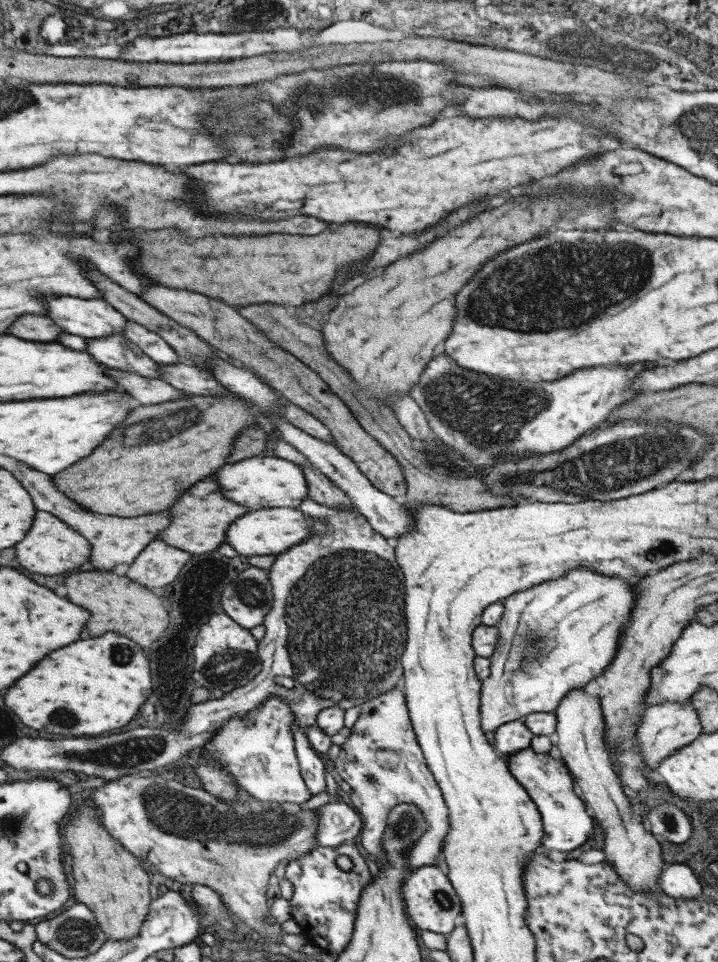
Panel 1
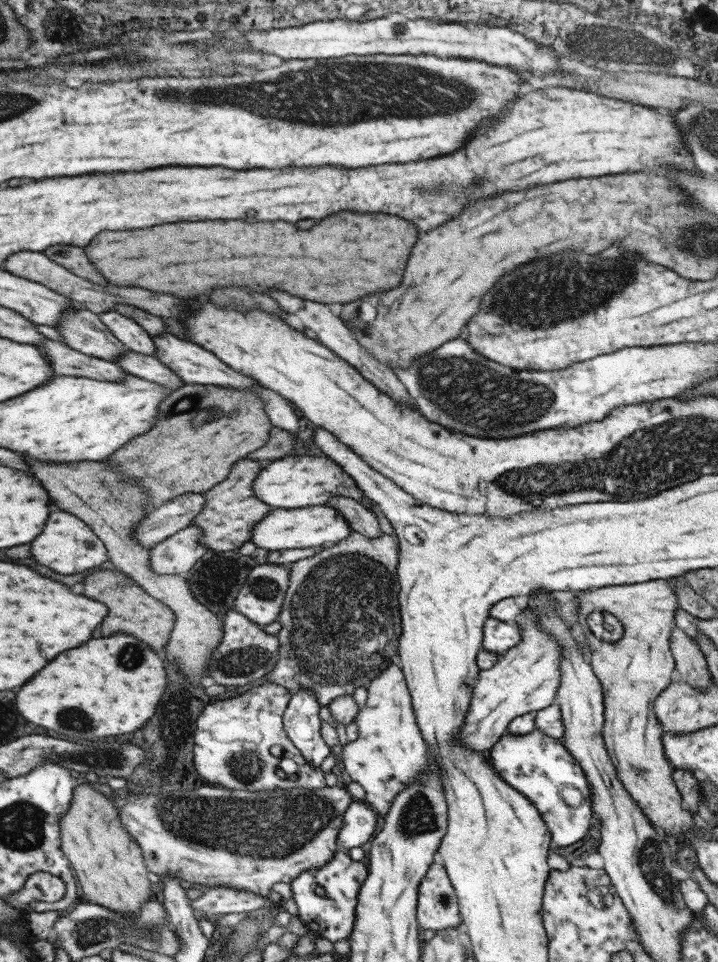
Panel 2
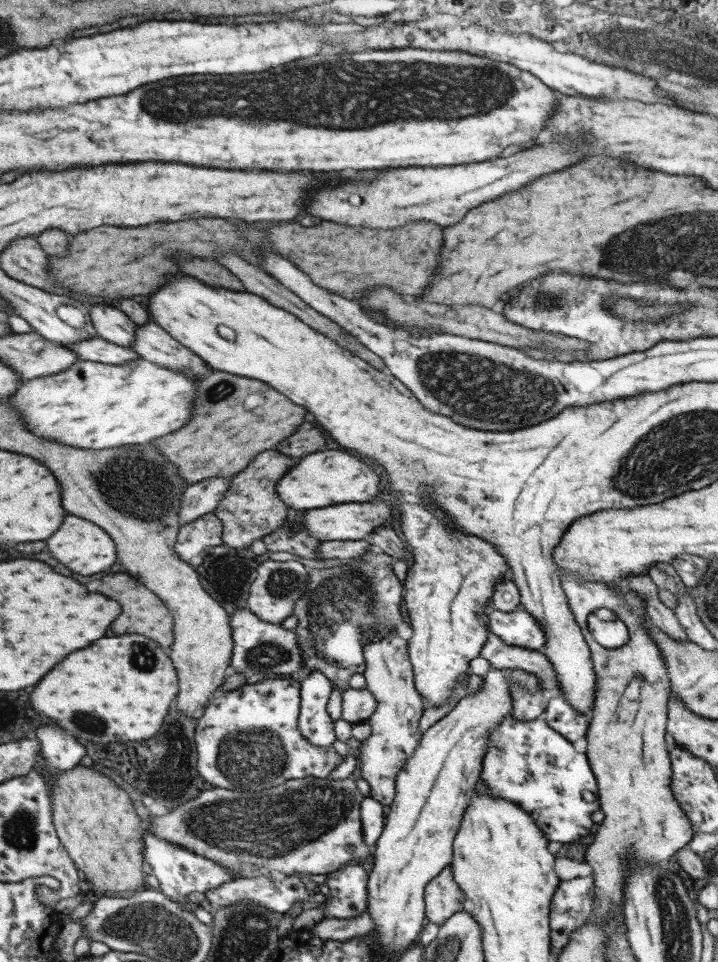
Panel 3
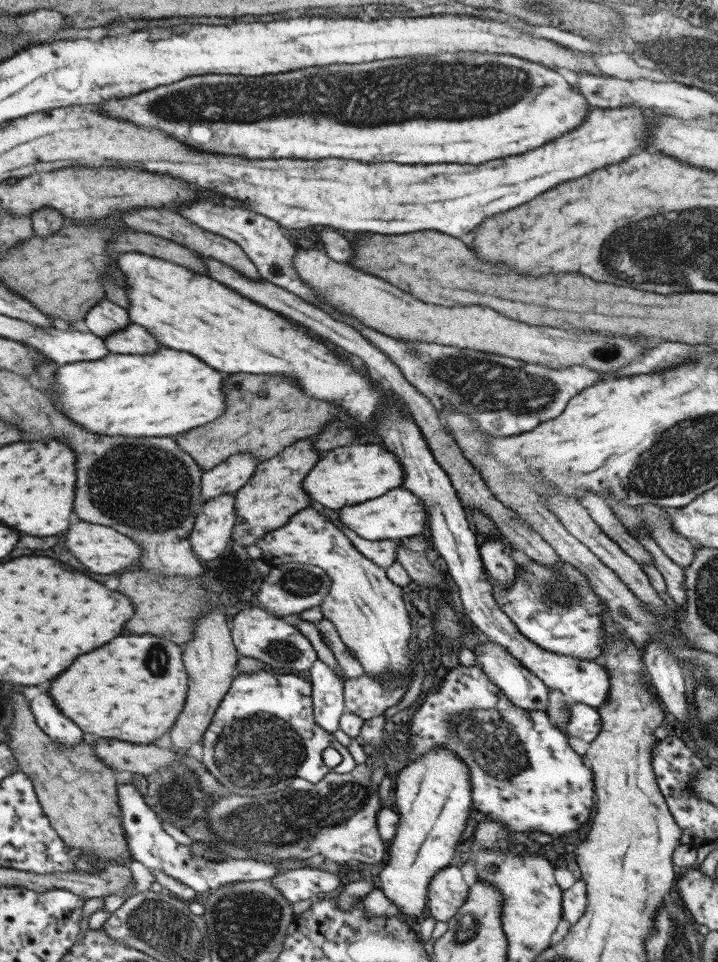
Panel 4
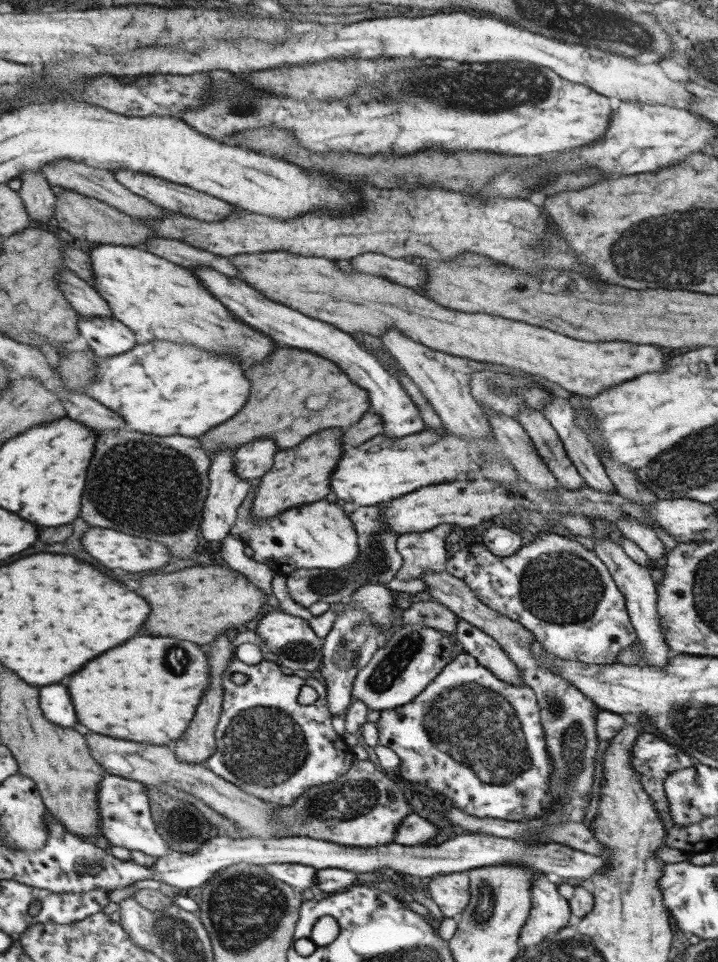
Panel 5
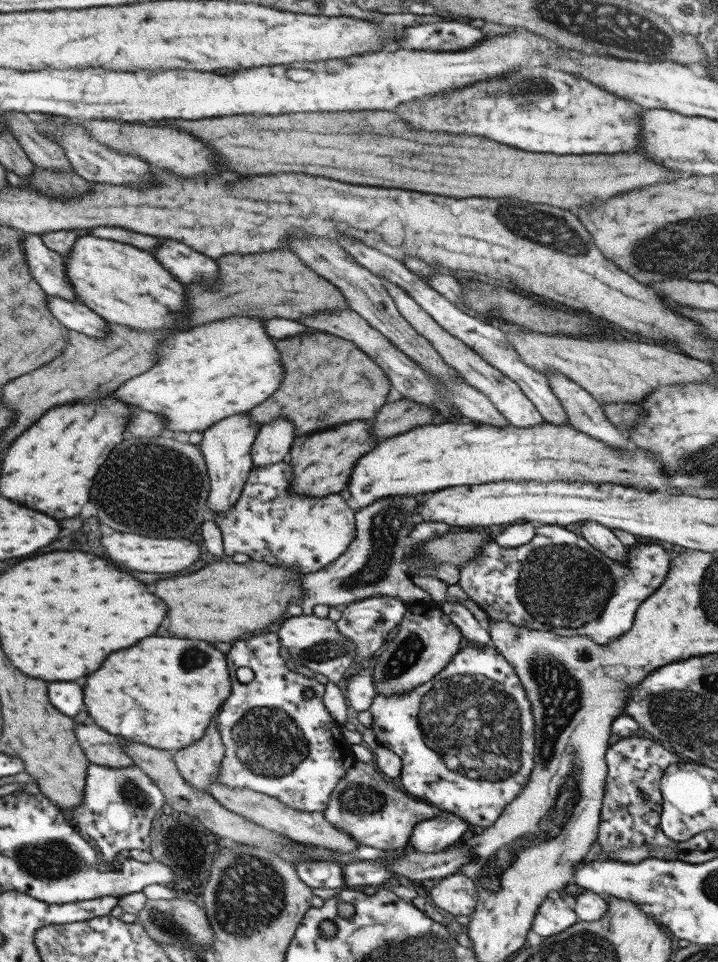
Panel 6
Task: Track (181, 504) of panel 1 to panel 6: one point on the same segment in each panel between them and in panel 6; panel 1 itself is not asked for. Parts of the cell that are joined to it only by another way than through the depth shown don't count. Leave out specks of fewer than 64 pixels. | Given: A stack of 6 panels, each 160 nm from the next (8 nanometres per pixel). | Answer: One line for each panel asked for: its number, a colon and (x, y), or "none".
2: (230, 510)
3: (250, 509)
4: (273, 494)
5: (300, 474)
6: (322, 461)

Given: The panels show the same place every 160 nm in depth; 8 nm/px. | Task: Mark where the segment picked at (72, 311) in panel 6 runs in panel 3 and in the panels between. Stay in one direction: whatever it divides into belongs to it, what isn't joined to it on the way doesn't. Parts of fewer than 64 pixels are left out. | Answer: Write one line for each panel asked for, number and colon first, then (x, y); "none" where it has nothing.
3: (151, 342)
4: (132, 339)
5: (105, 336)

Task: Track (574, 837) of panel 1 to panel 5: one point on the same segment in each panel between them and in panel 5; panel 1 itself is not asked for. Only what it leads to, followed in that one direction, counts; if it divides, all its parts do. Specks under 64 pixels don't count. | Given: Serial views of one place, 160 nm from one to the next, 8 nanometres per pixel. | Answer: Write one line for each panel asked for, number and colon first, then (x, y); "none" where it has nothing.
2: (539, 767)
3: (527, 763)
4: (523, 774)
5: (469, 735)

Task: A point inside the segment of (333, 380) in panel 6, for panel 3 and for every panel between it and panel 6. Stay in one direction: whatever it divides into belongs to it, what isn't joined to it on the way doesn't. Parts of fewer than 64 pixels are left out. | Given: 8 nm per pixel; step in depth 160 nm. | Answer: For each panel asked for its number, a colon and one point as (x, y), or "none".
3: (207, 446)
4: (263, 426)
5: (294, 393)

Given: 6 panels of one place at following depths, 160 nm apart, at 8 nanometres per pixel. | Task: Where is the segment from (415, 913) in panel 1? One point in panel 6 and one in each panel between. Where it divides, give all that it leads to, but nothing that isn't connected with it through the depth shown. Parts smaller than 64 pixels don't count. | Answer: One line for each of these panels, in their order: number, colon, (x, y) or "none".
2: (437, 906)
3: (442, 897)
4: (447, 889)
5: (451, 892)
6: (455, 895)

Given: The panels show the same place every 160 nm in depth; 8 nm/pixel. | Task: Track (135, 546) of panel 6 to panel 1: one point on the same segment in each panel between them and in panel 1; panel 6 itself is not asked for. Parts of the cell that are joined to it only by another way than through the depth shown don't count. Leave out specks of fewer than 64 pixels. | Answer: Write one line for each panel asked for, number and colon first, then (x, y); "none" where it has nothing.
1: (52, 548)
2: (68, 546)
3: (85, 548)
4: (102, 550)
5: (115, 550)

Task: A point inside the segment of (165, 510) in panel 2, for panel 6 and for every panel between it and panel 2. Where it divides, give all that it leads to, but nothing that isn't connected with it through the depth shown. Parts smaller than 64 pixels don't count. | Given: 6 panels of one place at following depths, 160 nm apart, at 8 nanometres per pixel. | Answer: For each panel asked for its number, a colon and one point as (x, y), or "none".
3: (200, 498)
4: (227, 477)
5: (251, 460)
6: (271, 444)

